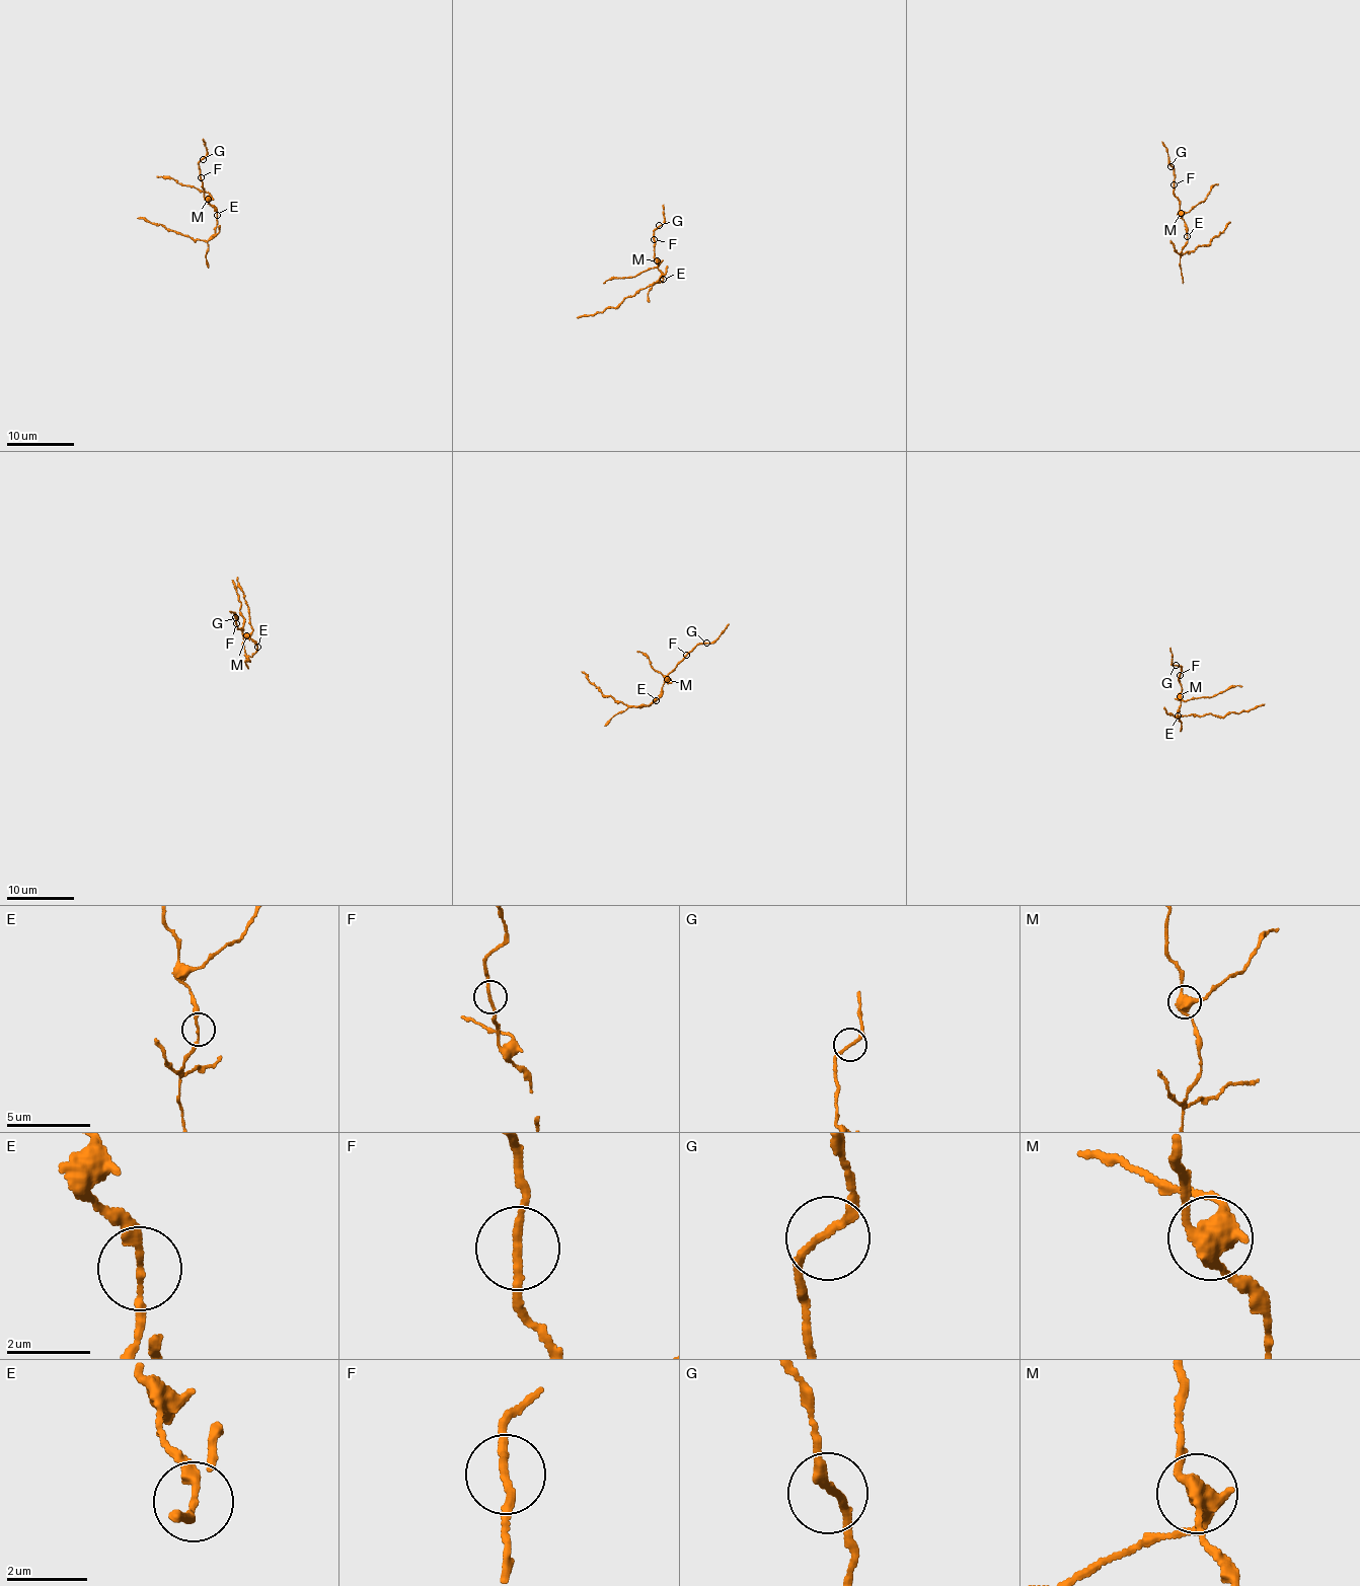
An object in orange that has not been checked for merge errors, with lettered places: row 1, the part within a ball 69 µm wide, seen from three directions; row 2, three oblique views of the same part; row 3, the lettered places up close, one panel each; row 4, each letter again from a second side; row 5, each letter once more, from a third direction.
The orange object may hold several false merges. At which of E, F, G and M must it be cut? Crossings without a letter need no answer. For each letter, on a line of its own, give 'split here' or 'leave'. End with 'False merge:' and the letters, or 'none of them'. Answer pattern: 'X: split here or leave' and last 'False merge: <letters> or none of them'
E: split here
F: leave
G: leave
M: split here
False merge: E, M

